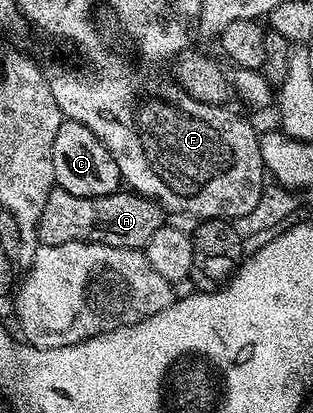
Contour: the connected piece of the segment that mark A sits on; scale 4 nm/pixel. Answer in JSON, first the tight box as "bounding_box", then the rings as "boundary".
{"bounding_box":[36,188,165,250],"boundary":[[[53,188],[46,200],[46,208],[42,208],[42,216],[38,220],[36,241],[40,246],[93,242],[114,248],[125,246],[127,250],[140,250],[147,247],[154,232],[158,232],[158,228],[165,225],[165,215],[163,206],[135,192],[117,192],[110,196],[83,198]]]}

